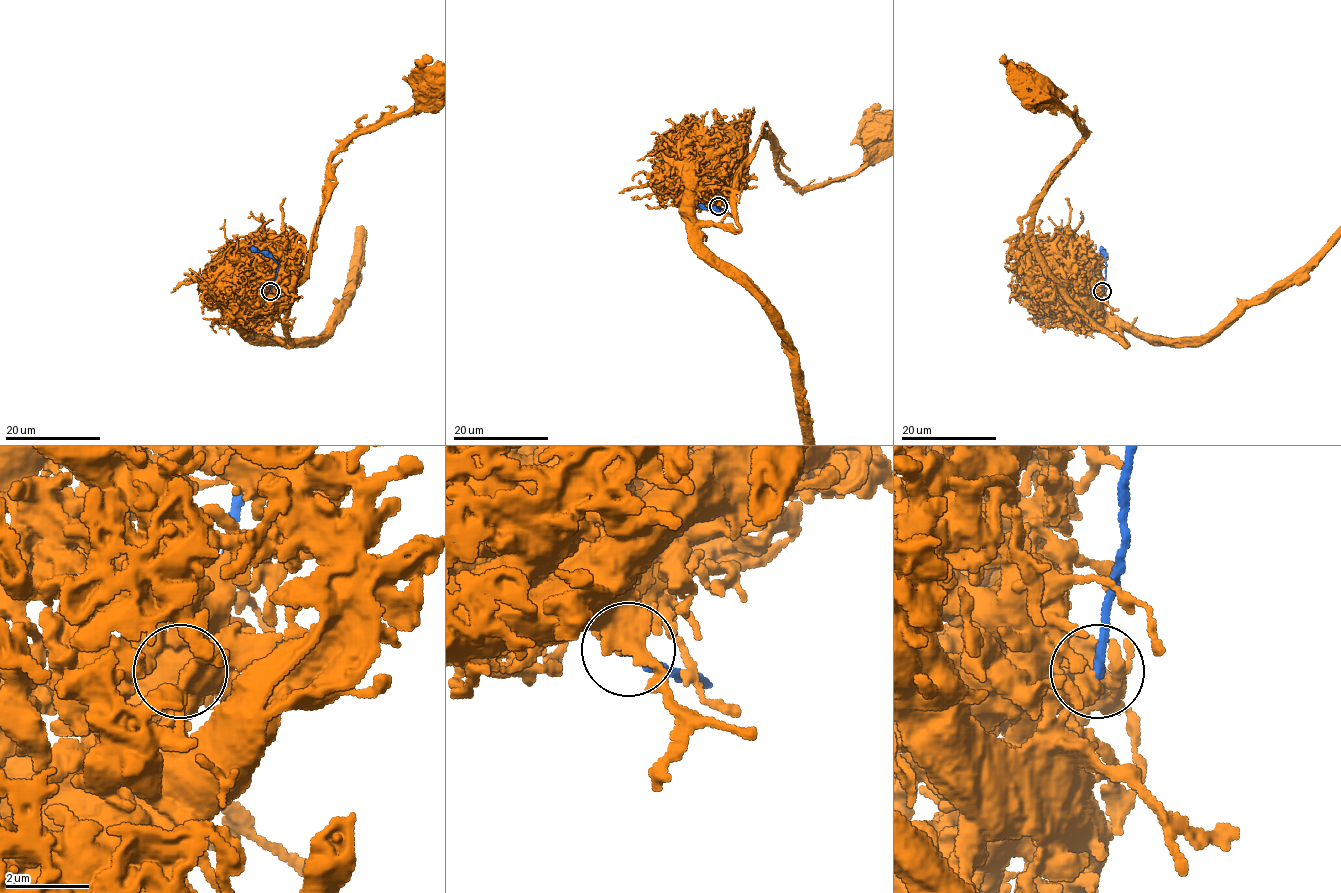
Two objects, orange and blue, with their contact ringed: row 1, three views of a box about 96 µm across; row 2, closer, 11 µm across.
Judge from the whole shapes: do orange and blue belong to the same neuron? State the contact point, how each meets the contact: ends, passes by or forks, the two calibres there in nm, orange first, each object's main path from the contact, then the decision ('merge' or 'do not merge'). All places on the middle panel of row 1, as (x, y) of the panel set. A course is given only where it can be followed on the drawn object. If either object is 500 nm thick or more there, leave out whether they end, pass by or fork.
place (718, 206); calibres 500 and 240 nm; course orange (718, 206), (761, 137), (772, 144), (777, 168), (801, 187), (853, 175), (876, 136); course blue (718, 206), (726, 210), (704, 209), (698, 204); do not merge

